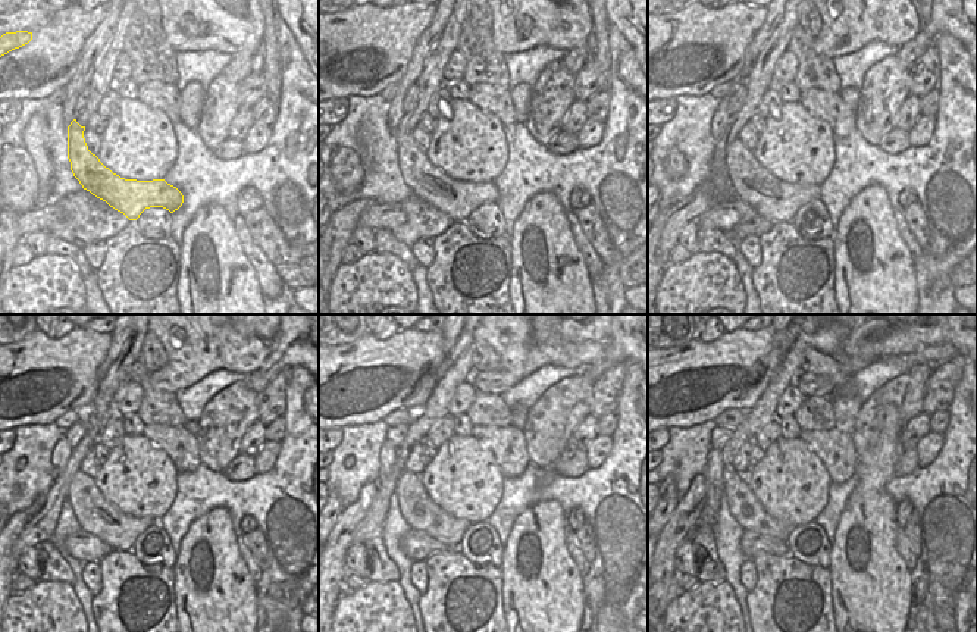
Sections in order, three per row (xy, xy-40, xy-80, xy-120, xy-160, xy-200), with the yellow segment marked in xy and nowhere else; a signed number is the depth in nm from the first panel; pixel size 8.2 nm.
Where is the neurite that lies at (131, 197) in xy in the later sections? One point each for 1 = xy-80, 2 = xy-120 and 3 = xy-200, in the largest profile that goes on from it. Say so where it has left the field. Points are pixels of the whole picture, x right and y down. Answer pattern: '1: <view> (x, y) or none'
1: xy-80 (755, 185)
2: xy-120 (94, 513)
3: xy-200 (747, 510)

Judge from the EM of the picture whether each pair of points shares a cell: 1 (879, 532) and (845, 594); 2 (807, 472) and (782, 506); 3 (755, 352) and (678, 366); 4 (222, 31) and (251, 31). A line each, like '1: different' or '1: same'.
1: same
2: same
3: same
4: same

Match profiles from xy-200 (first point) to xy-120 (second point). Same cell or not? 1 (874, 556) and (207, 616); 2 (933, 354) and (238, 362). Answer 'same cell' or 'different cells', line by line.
1: same cell
2: same cell

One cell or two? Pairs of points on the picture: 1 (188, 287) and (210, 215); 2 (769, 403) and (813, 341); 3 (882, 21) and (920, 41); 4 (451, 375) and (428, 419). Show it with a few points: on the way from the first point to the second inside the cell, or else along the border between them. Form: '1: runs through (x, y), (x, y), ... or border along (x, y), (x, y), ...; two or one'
1: runs through (207, 275), (219, 263), (210, 234); one
2: runs through (776, 387), (789, 371), (797, 352); one
3: border along (923, 25), (899, 47); two
4: runs through (447, 385), (435, 409); one

